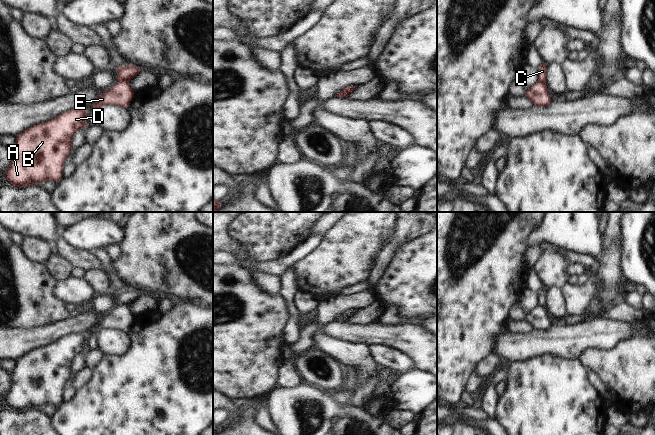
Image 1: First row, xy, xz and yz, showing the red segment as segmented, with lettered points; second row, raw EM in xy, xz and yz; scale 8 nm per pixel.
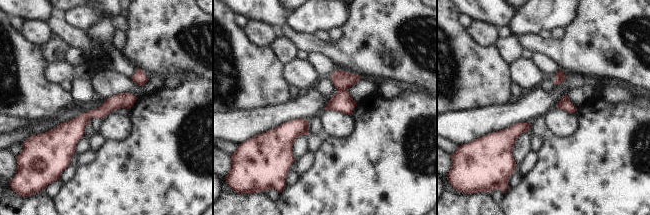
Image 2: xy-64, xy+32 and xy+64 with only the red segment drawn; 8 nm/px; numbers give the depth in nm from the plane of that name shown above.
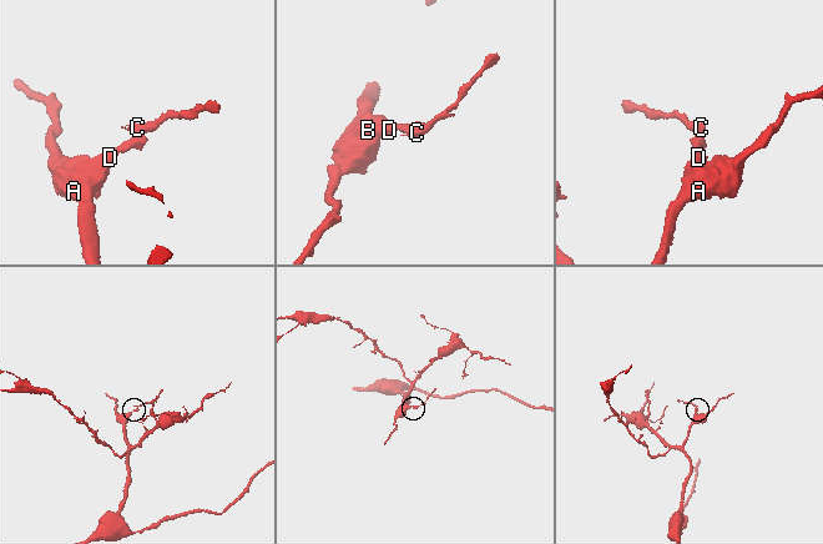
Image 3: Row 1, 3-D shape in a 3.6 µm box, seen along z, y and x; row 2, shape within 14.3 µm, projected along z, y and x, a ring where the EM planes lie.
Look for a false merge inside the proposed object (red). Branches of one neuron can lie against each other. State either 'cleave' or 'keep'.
cleave

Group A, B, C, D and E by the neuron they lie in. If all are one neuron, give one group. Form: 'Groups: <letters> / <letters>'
Groups: A B D E / C.

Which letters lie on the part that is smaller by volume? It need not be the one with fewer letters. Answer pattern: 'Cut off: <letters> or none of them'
Cut off: C

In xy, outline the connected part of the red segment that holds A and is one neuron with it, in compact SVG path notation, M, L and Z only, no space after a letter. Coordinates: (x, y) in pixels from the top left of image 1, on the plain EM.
M75 332L53 343L34 349L16 361L6 403L16 411L27 411L47 404L58 407L62 392L72 374L72 359L86 352L89 333Z

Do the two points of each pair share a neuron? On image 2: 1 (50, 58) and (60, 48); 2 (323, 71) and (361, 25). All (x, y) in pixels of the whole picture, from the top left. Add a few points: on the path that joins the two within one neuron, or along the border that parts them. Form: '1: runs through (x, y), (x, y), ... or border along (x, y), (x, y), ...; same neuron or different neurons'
1: runs through (52, 56), (58, 50); same neuron
2: border along (309, 53), (323, 53), (336, 66); different neurons

